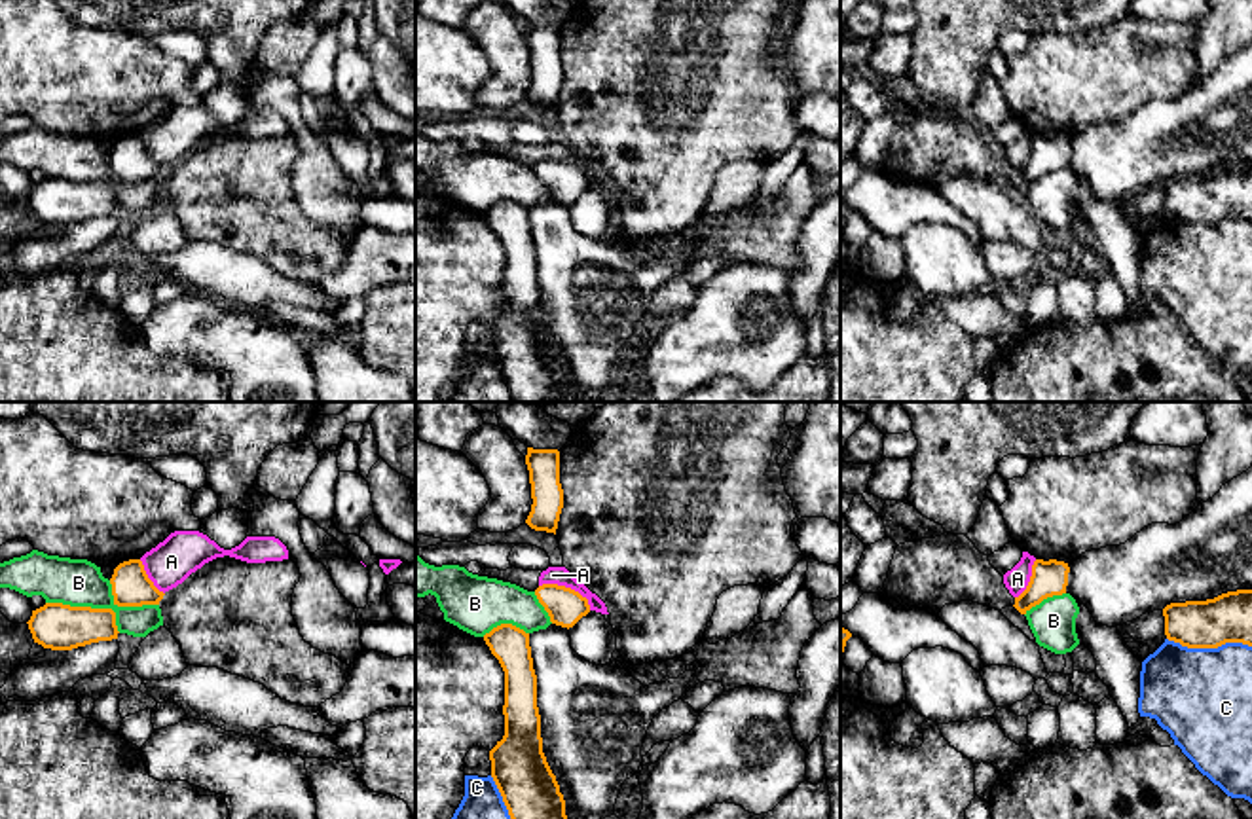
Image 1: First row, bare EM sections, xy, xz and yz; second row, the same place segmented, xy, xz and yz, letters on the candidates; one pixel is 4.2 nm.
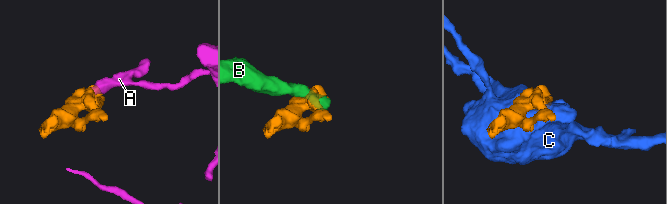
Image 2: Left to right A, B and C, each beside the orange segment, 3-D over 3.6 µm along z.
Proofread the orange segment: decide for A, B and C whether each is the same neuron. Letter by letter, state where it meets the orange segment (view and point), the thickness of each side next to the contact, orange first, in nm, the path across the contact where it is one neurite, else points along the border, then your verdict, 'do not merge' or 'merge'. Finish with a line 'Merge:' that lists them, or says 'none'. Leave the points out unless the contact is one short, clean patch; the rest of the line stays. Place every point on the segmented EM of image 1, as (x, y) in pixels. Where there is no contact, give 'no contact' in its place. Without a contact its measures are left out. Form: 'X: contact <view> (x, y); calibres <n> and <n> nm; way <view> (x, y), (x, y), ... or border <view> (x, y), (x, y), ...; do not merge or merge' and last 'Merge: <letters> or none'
A: contact xz (568, 588); calibres 160 and 80 nm; border xz (539, 584), (570, 586), (587, 600), (590, 609); do not merge
B: contact xy (90, 607); calibres 200 and 200 nm; border xy (46, 601), (109, 607), (120, 632); do not merge
C: contact yz (1209, 647); calibres 200 and 420 nm; do not merge
Merge: none

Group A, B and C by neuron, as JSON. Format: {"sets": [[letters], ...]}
{"sets": [["A"], ["B"], ["C"]]}

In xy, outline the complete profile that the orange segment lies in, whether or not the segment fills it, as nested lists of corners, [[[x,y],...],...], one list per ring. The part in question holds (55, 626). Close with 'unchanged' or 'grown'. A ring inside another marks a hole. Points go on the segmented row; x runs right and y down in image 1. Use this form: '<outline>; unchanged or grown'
[[[46,603],[27,622],[34,643],[51,650],[72,650],[99,641],[118,639],[112,609]]]; unchanged

